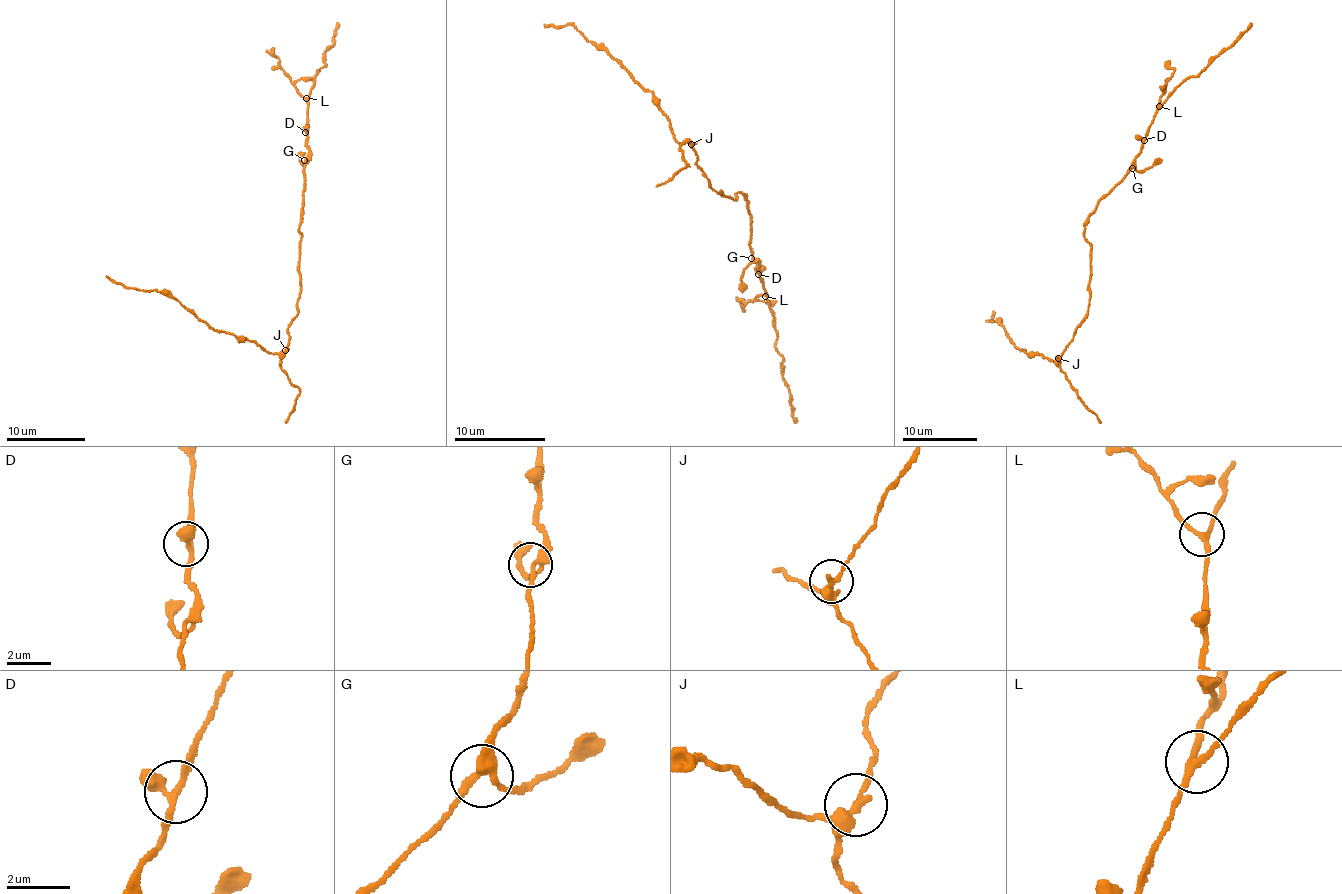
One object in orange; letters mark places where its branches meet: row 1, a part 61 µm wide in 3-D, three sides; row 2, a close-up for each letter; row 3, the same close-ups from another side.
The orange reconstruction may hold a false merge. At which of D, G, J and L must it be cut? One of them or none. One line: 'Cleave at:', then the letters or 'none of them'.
Cleave at: J

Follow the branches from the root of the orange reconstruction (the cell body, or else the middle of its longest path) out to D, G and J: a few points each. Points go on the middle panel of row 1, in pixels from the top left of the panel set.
D: (727, 196), (736, 199), (738, 193), (747, 200), (752, 222), (750, 245), (759, 263), (756, 268), (758, 274)
G: (727, 196), (736, 199), (738, 193), (747, 200), (752, 222), (751, 258)
J: (727, 196), (708, 186), (708, 178), (695, 163), (692, 143)

